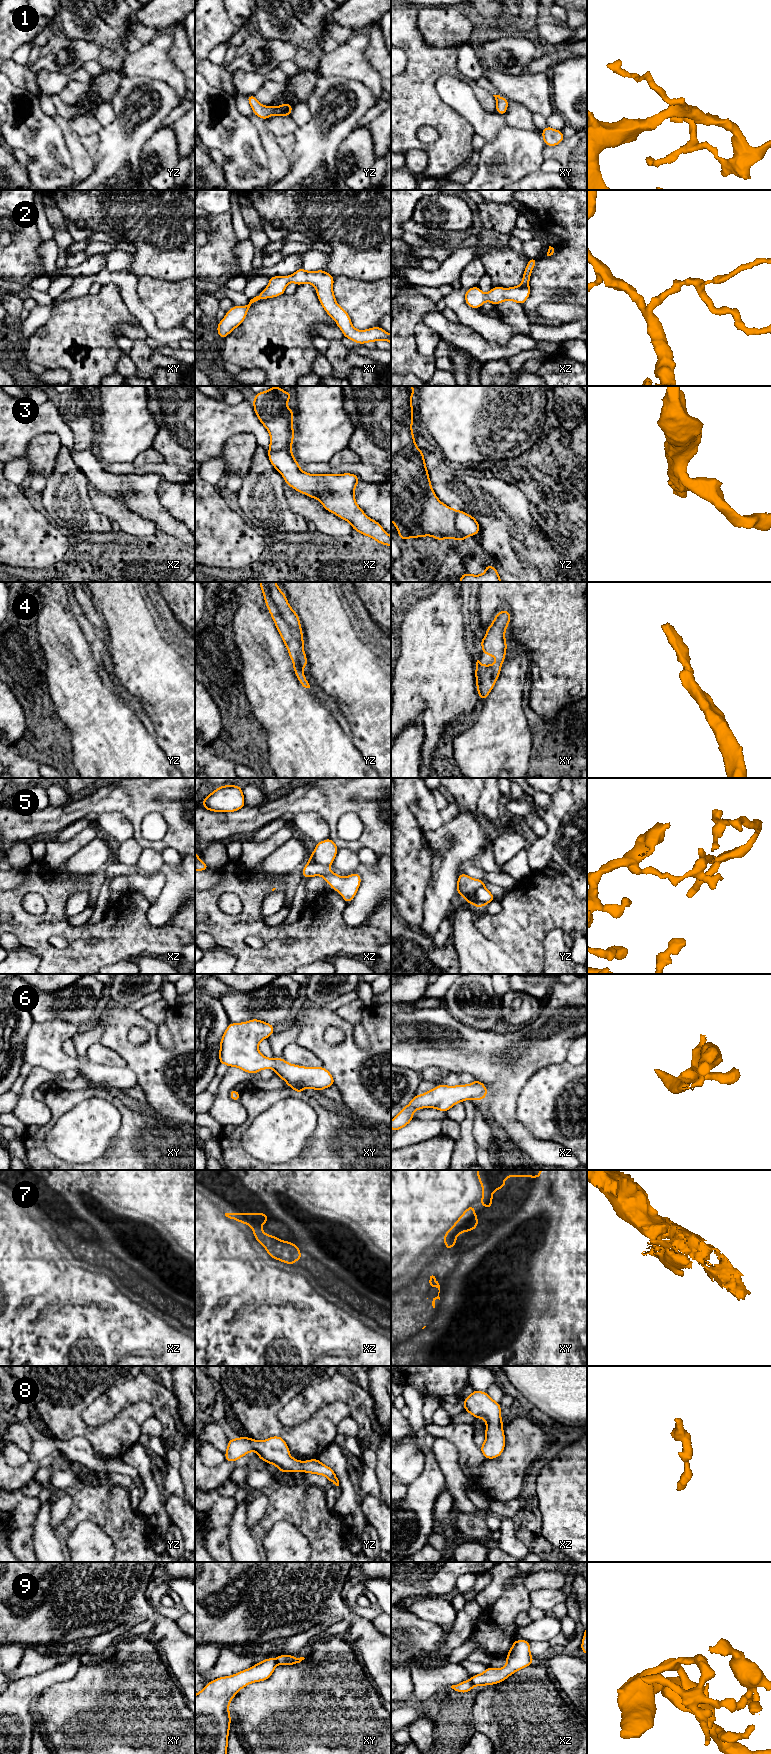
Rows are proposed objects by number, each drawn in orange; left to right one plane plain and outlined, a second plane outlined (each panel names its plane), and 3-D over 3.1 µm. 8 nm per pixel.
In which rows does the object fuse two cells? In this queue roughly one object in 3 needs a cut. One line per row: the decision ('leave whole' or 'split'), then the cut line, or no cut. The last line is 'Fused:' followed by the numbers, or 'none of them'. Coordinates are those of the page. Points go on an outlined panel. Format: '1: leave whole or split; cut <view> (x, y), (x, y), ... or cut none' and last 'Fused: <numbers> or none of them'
1: leave whole; cut none
2: leave whole; cut none
3: split; cut yz (456, 510), (455, 526), (465, 536)
4: leave whole; cut none
5: split; cut yz (483, 884), (474, 894), (472, 903)
6: leave whole; cut none
7: split; cut xz (259, 1225), (251, 1226)
8: leave whole; cut none
9: split; cut xz (469, 1679), (474, 1685)
Fused: 3, 5, 7, 9

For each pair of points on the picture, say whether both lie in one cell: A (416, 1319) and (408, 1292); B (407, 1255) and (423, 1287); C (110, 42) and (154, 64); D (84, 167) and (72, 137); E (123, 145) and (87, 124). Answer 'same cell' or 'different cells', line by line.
A: same cell
B: different cells
C: different cells
D: same cell
E: different cells

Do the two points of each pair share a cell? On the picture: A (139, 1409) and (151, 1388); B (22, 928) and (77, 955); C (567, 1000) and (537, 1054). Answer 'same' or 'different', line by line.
A: different
B: same
C: same

